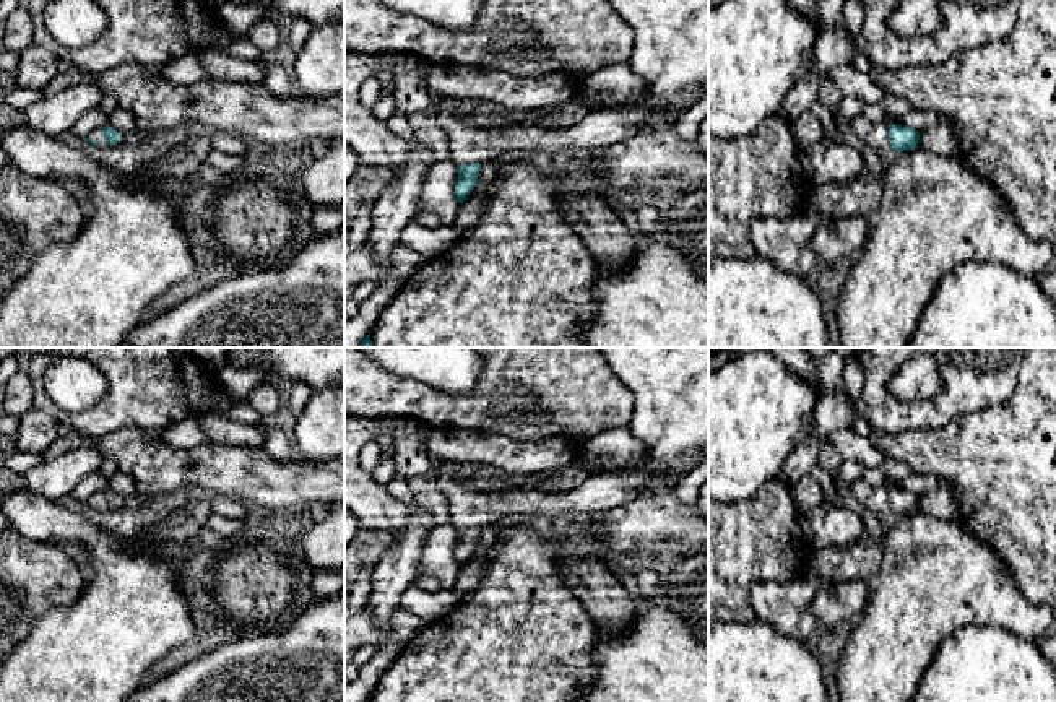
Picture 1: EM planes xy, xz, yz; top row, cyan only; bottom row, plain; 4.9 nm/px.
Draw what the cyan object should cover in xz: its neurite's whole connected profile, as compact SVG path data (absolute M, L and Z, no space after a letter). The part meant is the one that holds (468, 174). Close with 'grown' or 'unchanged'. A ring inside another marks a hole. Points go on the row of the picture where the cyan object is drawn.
M648 96L640 106L624 109L590 109L575 125L543 128L517 125L502 132L471 128L466 117L444 106L437 110L437 124L447 132L450 159L460 166L455 195L463 203L476 187L481 164L509 151L544 151L578 158L630 136L653 117L666 124L679 119L679 104Z; grown

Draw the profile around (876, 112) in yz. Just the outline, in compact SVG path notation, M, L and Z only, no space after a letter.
M881 104L864 106L863 114L872 122L898 124L898 117L890 115Z

